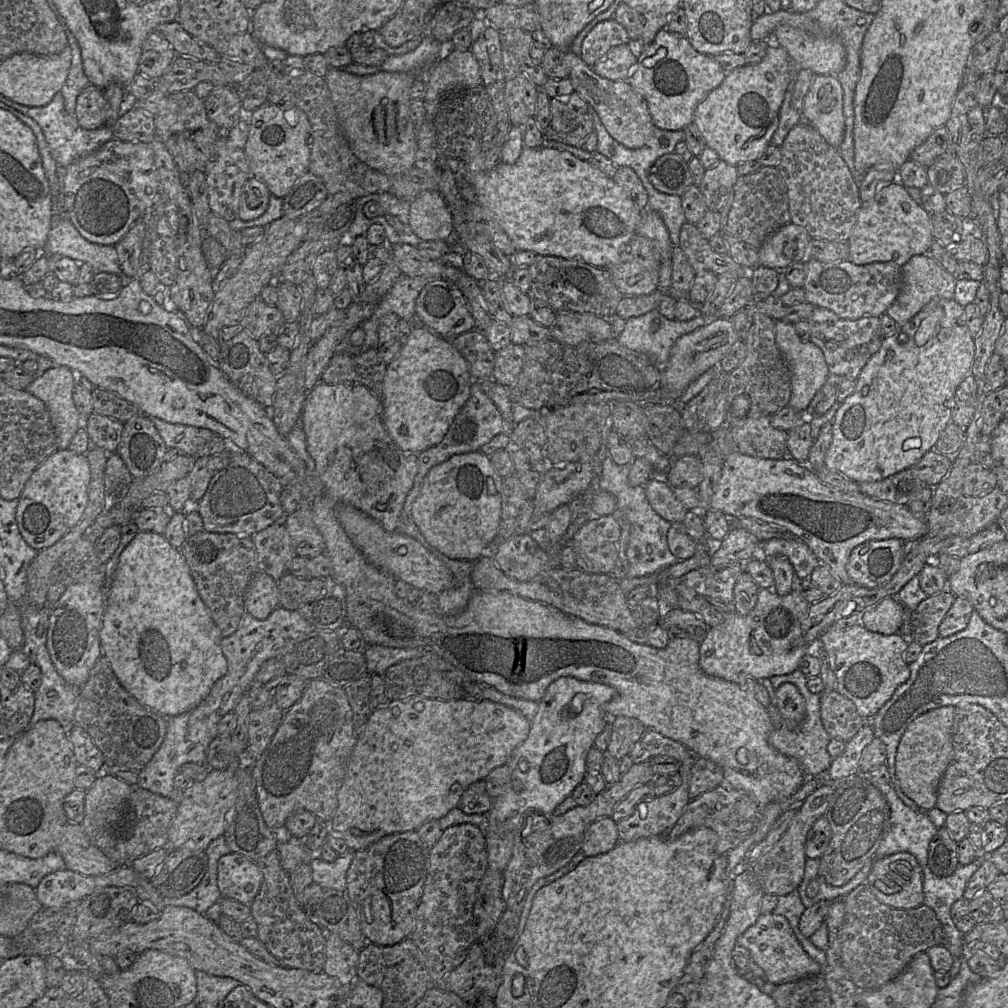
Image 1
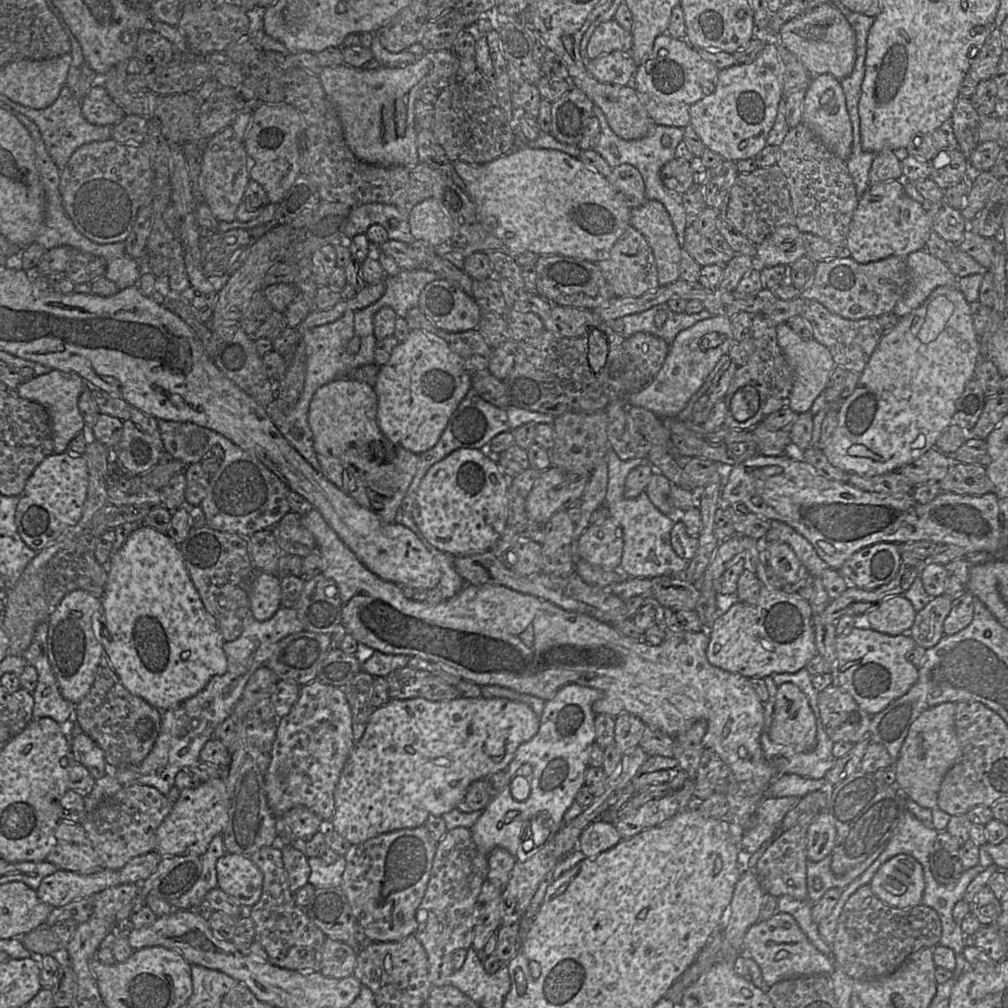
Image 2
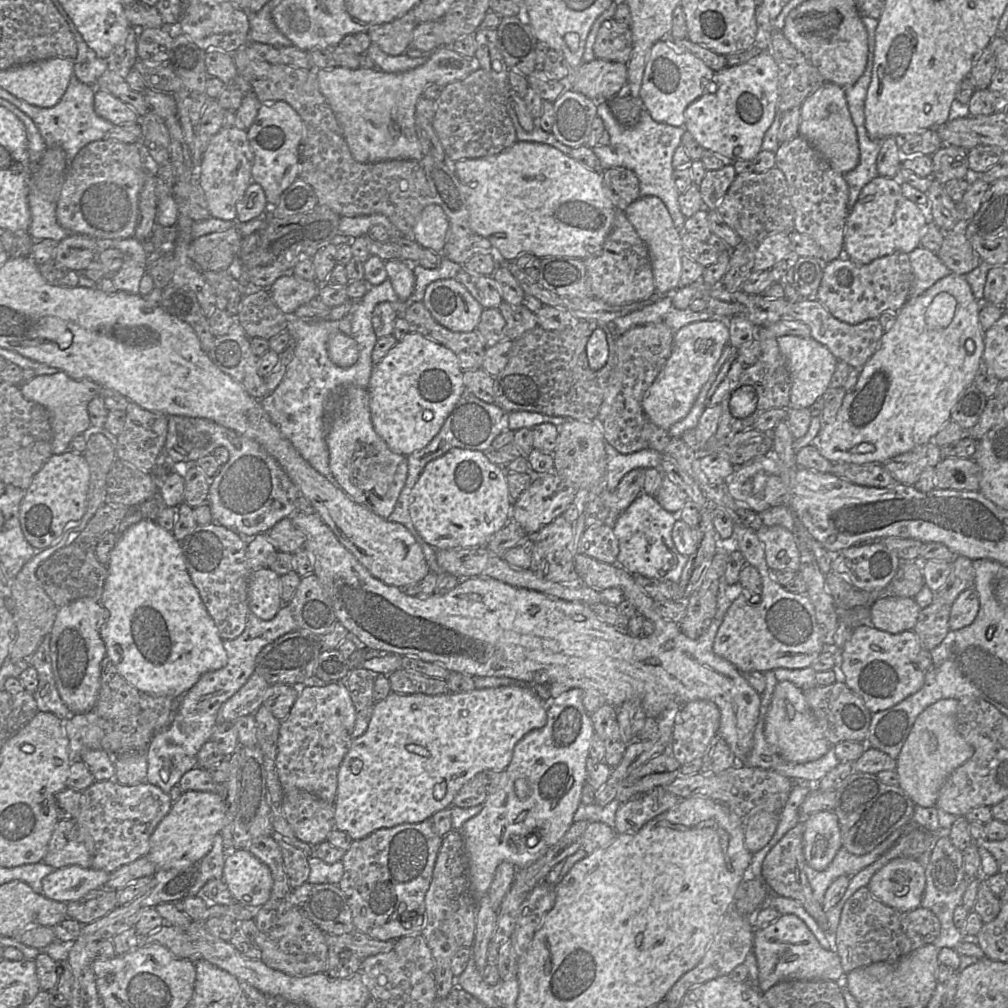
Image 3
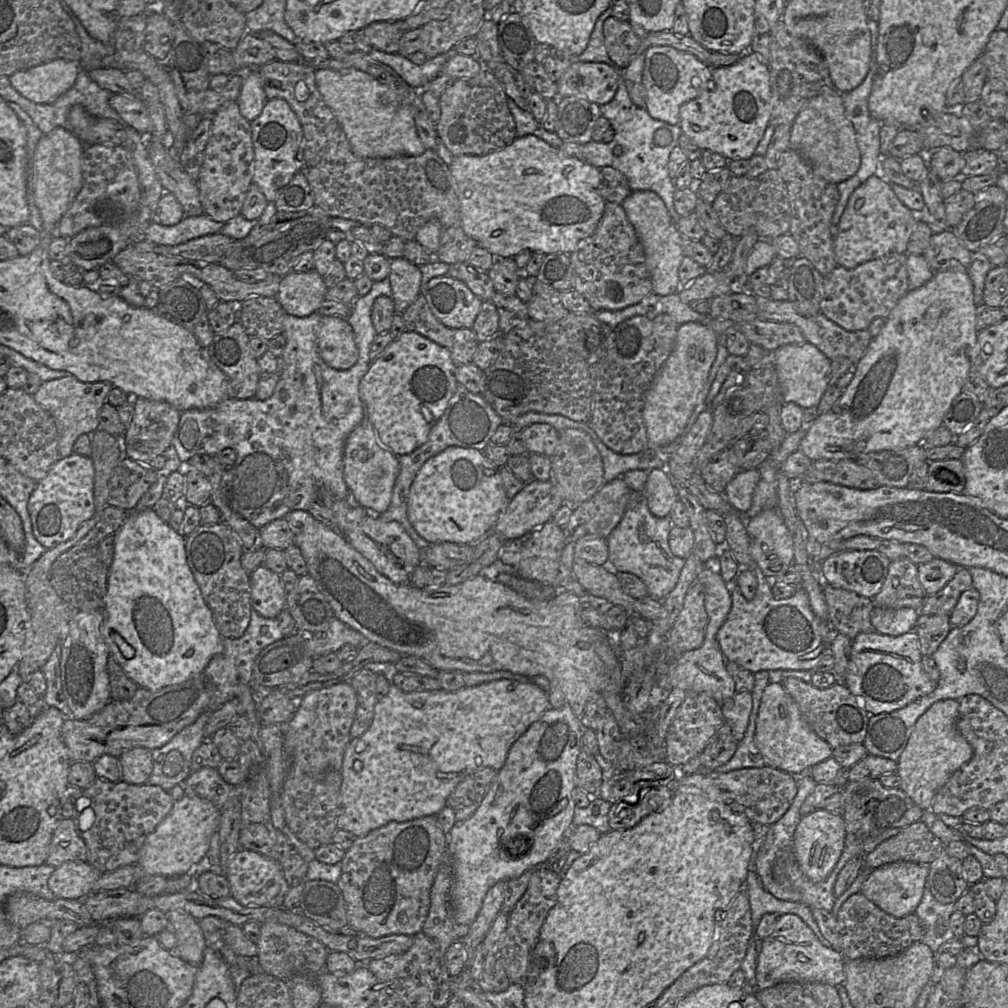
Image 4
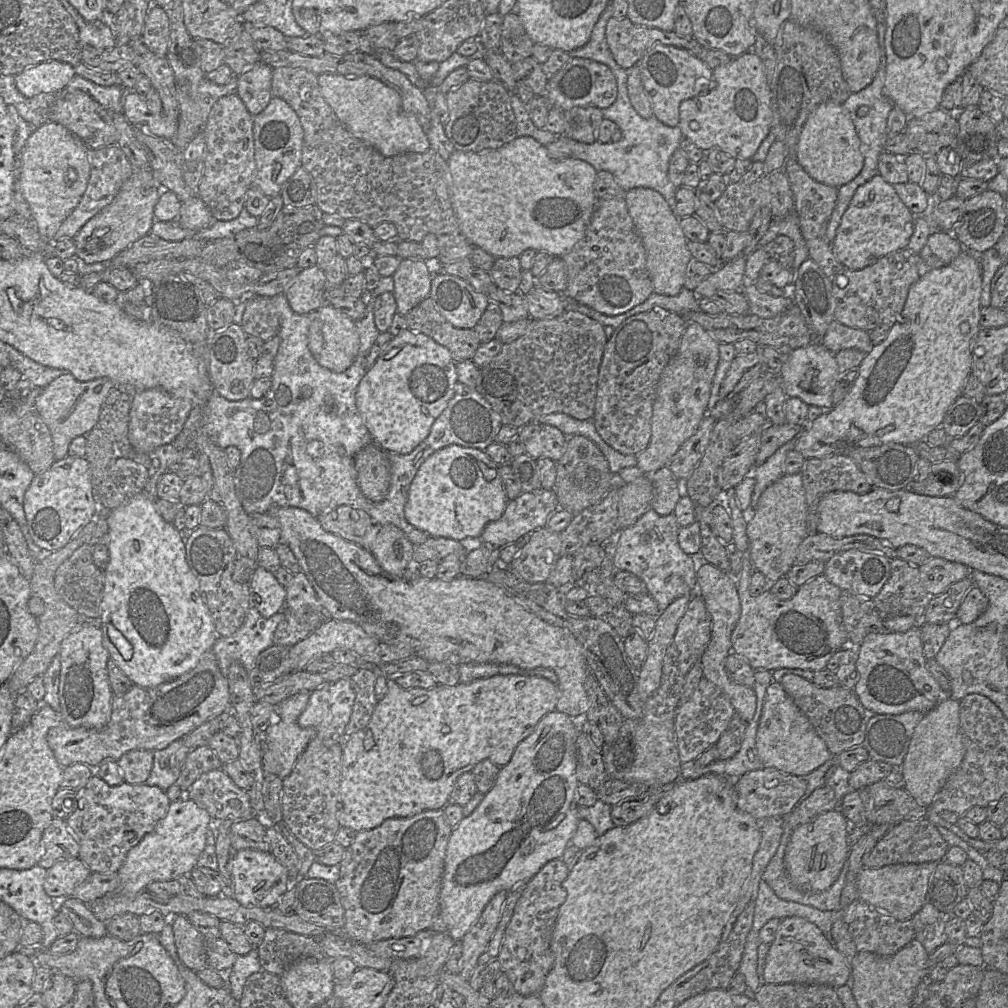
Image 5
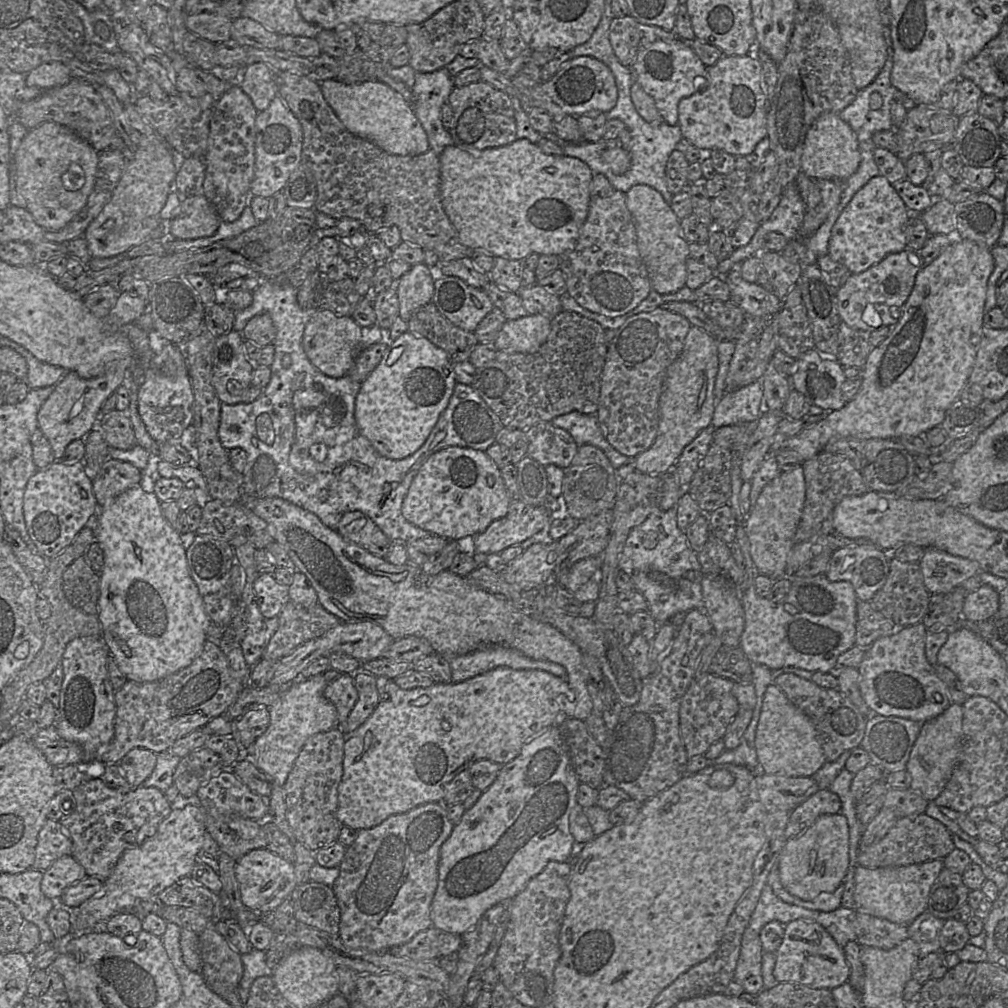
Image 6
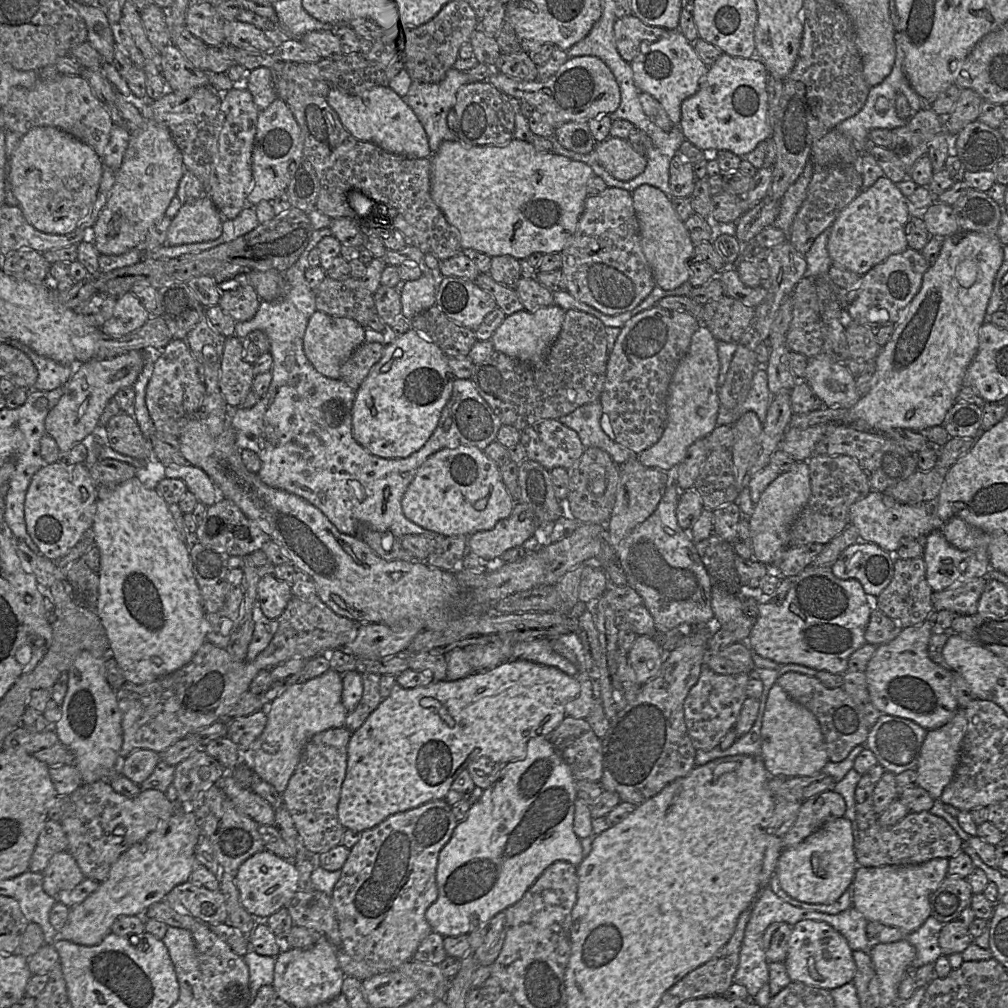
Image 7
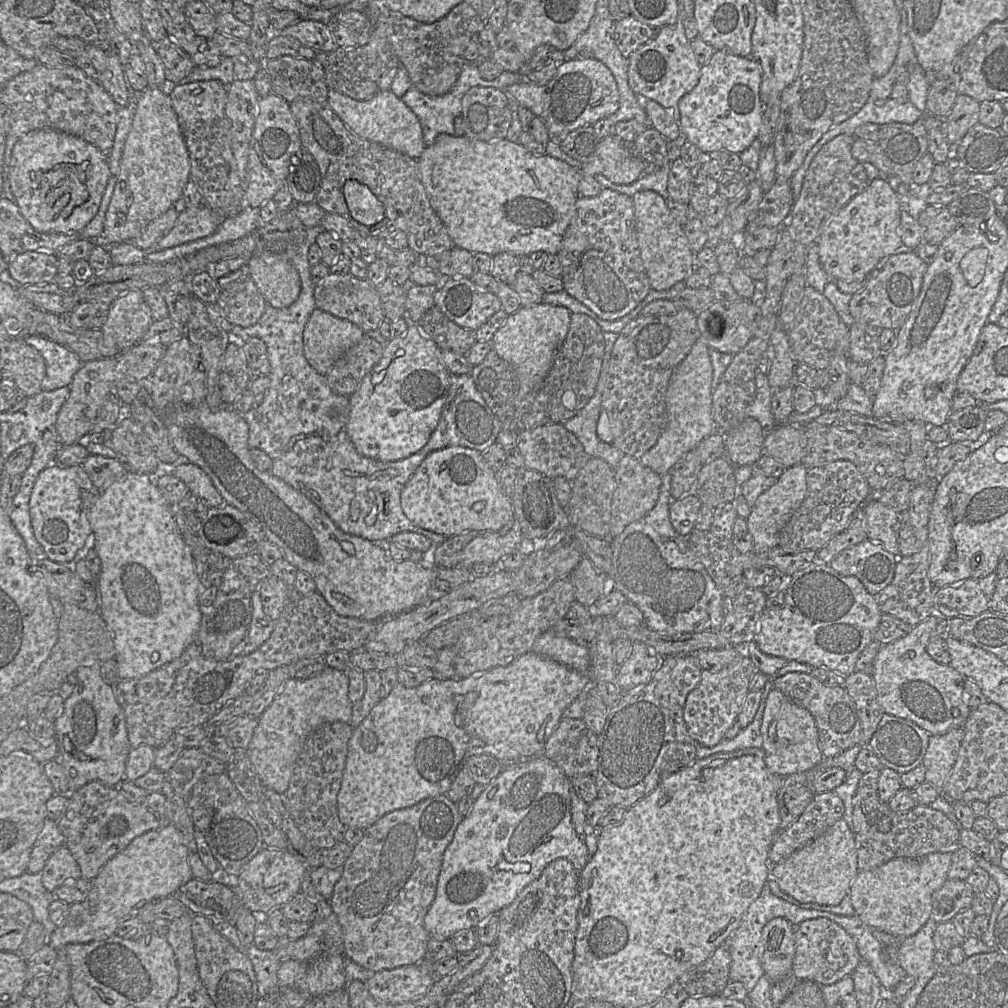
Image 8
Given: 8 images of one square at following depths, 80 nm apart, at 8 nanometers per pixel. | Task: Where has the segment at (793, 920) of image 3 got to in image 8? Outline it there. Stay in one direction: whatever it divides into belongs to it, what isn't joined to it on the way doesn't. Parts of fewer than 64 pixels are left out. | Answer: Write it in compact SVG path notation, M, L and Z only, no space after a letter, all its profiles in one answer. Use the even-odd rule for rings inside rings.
M824 917L807 919L795 927L795 956L792 974L799 980L810 980L819 985L831 985L851 975L861 961L853 938L837 923Z

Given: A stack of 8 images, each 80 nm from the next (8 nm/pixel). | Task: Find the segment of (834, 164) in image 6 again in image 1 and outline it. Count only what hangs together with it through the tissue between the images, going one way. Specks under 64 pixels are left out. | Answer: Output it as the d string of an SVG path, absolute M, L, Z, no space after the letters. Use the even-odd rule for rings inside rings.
M815 75L804 97L803 119L838 148L844 138L843 89L836 76Z

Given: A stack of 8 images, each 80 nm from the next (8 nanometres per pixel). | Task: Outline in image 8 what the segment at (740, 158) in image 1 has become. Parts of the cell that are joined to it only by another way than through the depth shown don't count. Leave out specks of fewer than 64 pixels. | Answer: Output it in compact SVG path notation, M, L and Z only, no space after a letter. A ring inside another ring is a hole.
M715 51L710 61L703 65L700 72L698 84L679 101L679 125L681 128L681 136L687 141L697 146L703 153L711 153L714 151L728 151L735 154L740 154L746 150L755 139L758 139L762 124L763 105L760 99L760 85L762 82L762 68L761 65L751 57L742 57L735 55L729 51Z

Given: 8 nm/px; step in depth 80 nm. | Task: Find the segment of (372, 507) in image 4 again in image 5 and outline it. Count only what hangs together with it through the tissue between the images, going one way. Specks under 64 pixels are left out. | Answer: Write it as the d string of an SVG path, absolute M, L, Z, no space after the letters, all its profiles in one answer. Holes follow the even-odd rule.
M372 442L354 456L357 485L361 493L375 503L385 499L390 486L390 462L387 453L389 452Z

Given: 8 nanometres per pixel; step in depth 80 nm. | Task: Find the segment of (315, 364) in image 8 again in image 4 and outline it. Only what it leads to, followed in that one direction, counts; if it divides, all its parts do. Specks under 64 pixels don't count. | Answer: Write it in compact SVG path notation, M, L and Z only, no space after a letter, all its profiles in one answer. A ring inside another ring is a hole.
M323 317L318 336L318 351L323 361L336 370L347 370L357 362L359 350L353 329L346 318Z

